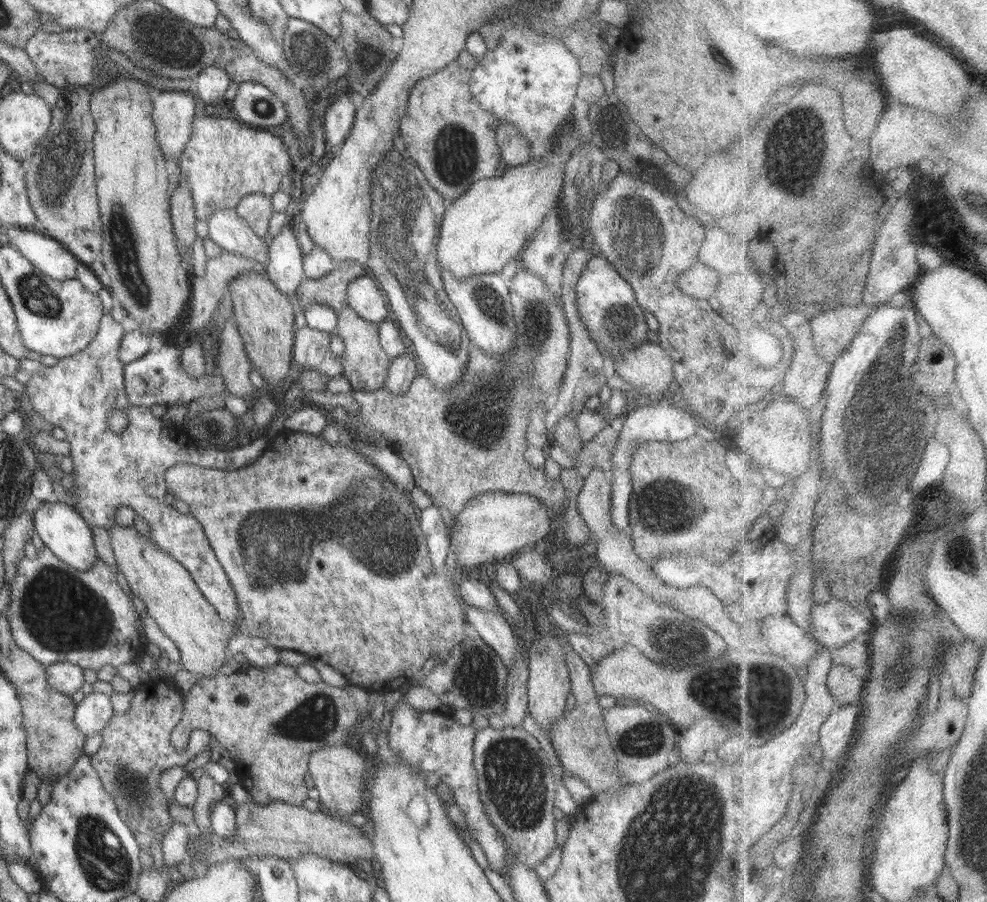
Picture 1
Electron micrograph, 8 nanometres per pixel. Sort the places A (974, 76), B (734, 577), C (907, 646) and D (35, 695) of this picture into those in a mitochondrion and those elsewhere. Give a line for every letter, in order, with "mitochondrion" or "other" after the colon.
A: other
B: other
C: mitochondrion
D: other

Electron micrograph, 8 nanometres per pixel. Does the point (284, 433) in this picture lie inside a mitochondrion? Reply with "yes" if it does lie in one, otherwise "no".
no

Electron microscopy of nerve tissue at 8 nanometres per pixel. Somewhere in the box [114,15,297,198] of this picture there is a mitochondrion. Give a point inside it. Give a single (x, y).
(262, 108)

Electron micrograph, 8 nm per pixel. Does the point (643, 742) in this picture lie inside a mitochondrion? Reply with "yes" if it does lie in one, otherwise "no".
yes

